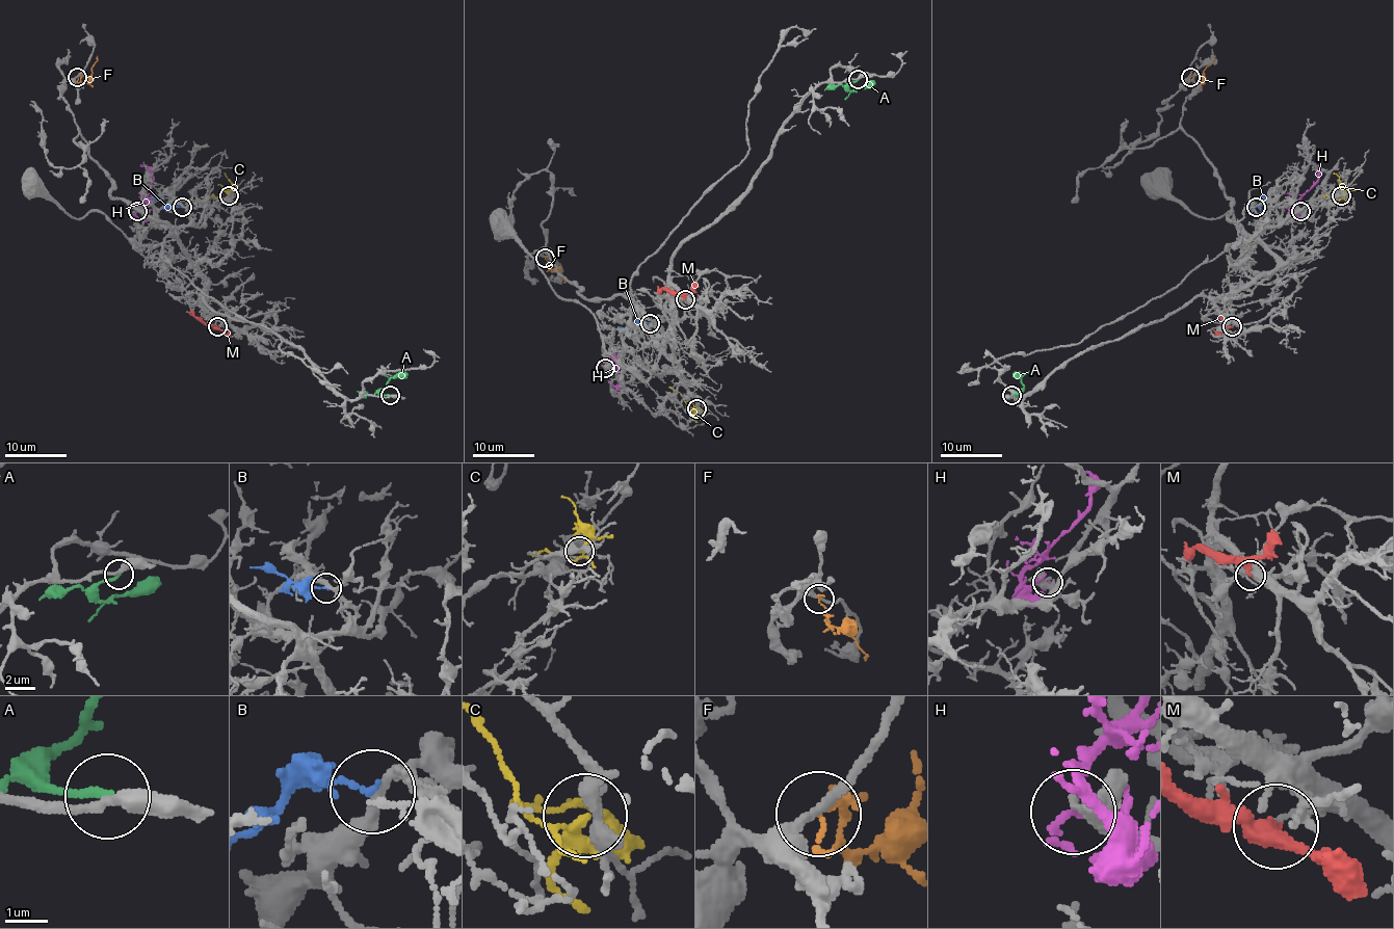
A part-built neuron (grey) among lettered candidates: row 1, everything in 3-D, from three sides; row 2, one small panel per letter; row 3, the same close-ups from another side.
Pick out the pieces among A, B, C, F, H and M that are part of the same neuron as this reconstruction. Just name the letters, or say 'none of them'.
none of them

